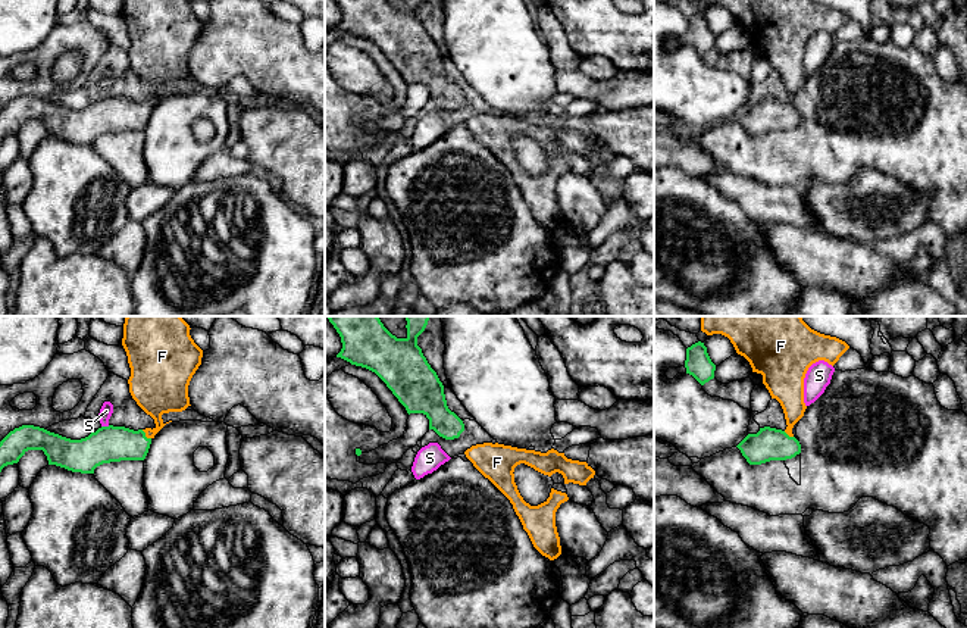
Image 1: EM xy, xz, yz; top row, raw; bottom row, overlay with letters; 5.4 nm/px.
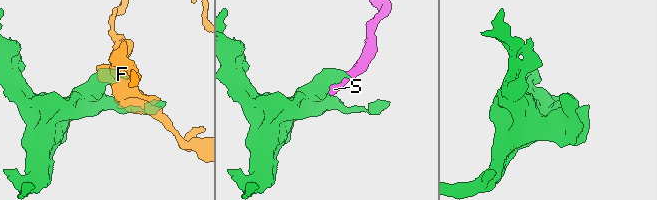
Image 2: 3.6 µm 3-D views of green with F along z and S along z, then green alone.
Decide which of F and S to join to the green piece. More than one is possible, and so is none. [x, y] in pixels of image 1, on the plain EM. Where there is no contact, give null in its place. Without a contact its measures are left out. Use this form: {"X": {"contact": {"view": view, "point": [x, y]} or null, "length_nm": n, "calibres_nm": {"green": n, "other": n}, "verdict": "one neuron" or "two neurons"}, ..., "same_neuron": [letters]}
{"F": {"contact": {"view": "xy", "point": [144, 106]}, "length_nm": 80, "calibres_nm": {"green": 190, "other": 240}, "verdict": "one neuron"}, "S": {"contact": {"view": "xy", "point": [105, 97]}, "length_nm": 50, "calibres_nm": {"green": 190, "other": 70}, "verdict": "two neurons"}, "same_neuron": ["F"]}

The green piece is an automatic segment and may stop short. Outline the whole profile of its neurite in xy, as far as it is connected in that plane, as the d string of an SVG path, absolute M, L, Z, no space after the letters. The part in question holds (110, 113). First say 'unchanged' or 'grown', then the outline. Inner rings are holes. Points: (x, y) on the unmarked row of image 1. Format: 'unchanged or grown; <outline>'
grown; M123 0L122 16L131 38L129 63L137 75L154 90L156 97L134 101L109 96L85 109L71 110L40 97L22 96L0 112L0 143L4 137L18 134L28 121L43 121L48 135L81 144L94 144L94 140L103 134L145 129L151 110L166 96L162 85L182 82L191 76L188 56L201 35L203 21L191 9L190 0Z

